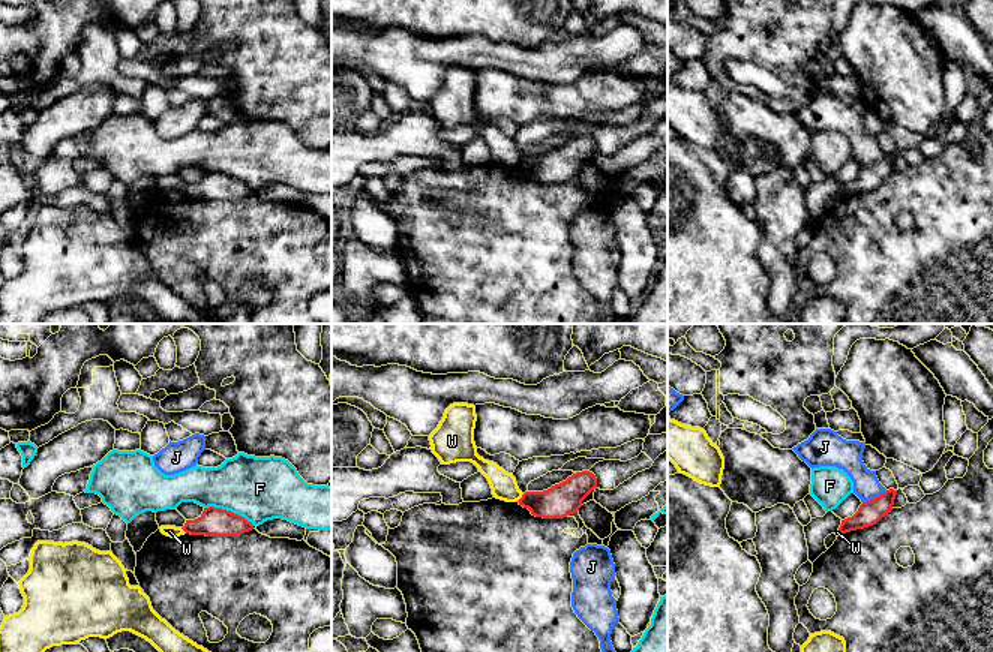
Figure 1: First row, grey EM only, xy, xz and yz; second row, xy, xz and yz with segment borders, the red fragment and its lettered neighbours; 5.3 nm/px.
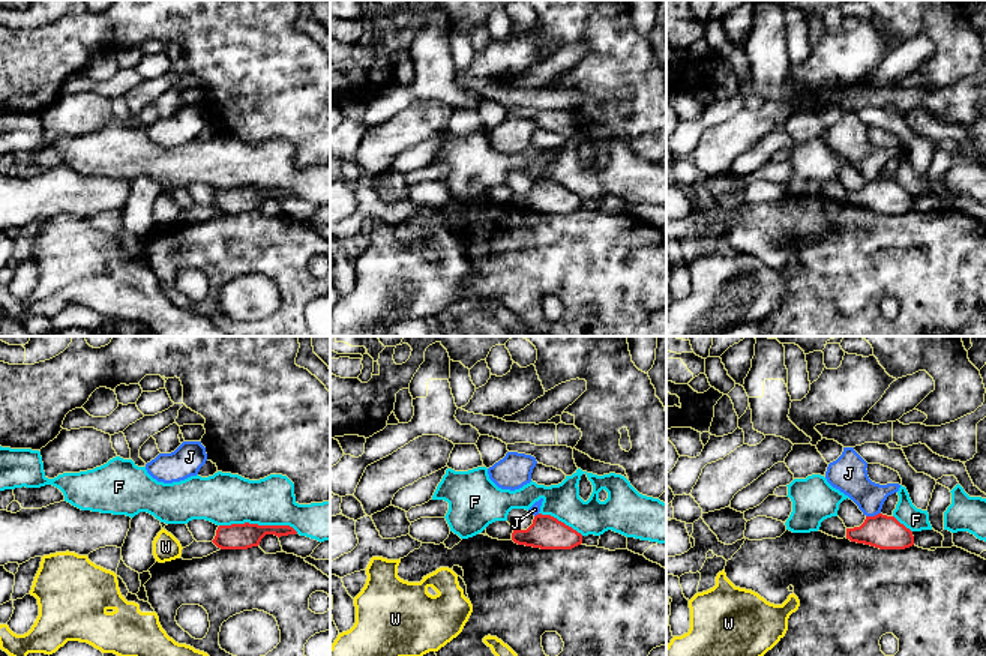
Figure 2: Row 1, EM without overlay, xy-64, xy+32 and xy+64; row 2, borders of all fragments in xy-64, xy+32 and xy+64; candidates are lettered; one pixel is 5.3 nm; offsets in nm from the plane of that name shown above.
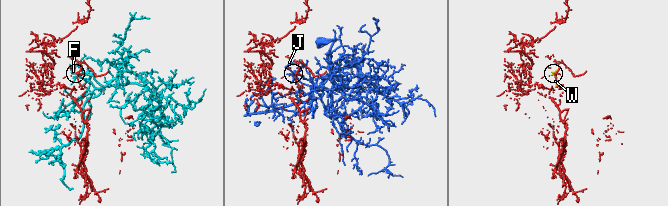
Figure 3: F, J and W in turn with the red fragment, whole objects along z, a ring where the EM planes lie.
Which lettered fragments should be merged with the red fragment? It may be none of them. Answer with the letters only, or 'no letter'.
no letter

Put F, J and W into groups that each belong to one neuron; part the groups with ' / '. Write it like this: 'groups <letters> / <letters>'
groups F / J / W

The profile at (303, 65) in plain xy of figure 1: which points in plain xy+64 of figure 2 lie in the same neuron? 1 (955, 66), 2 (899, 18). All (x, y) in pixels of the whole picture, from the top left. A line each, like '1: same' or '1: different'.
1: same
2: same

